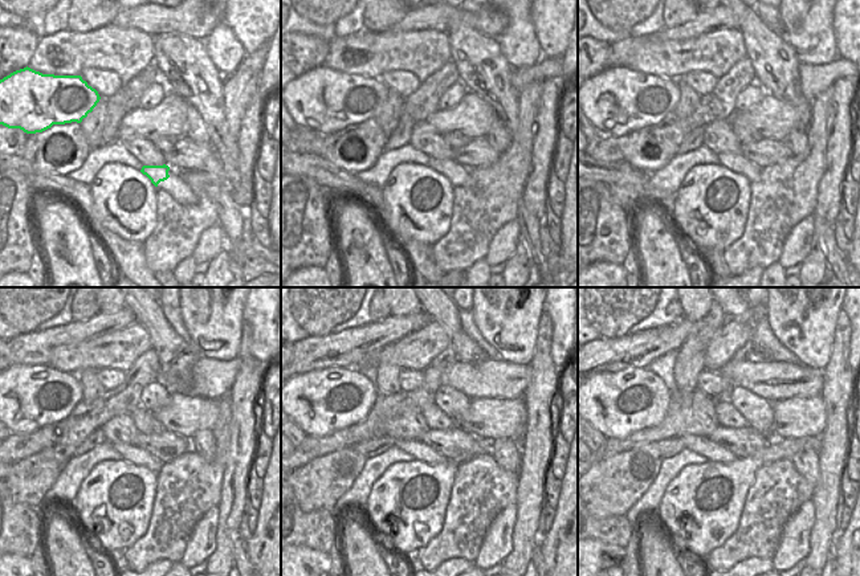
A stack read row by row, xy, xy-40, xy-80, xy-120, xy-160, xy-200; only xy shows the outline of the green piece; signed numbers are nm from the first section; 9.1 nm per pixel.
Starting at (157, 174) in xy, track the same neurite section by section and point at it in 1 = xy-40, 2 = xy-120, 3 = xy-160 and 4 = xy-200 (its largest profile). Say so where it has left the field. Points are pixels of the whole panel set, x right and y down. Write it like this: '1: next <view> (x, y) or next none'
1: next xy-40 (455, 172)
2: next xy-120 (129, 453)
3: next xy-160 (419, 450)
4: next xy-200 (713, 452)

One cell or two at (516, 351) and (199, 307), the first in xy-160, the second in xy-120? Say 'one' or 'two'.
one

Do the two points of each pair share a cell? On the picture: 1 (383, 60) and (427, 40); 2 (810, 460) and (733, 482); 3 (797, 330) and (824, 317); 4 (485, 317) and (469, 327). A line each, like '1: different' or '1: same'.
1: same
2: different
3: same
4: different

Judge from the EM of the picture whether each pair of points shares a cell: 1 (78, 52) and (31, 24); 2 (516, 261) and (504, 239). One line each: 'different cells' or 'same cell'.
1: different cells
2: different cells

